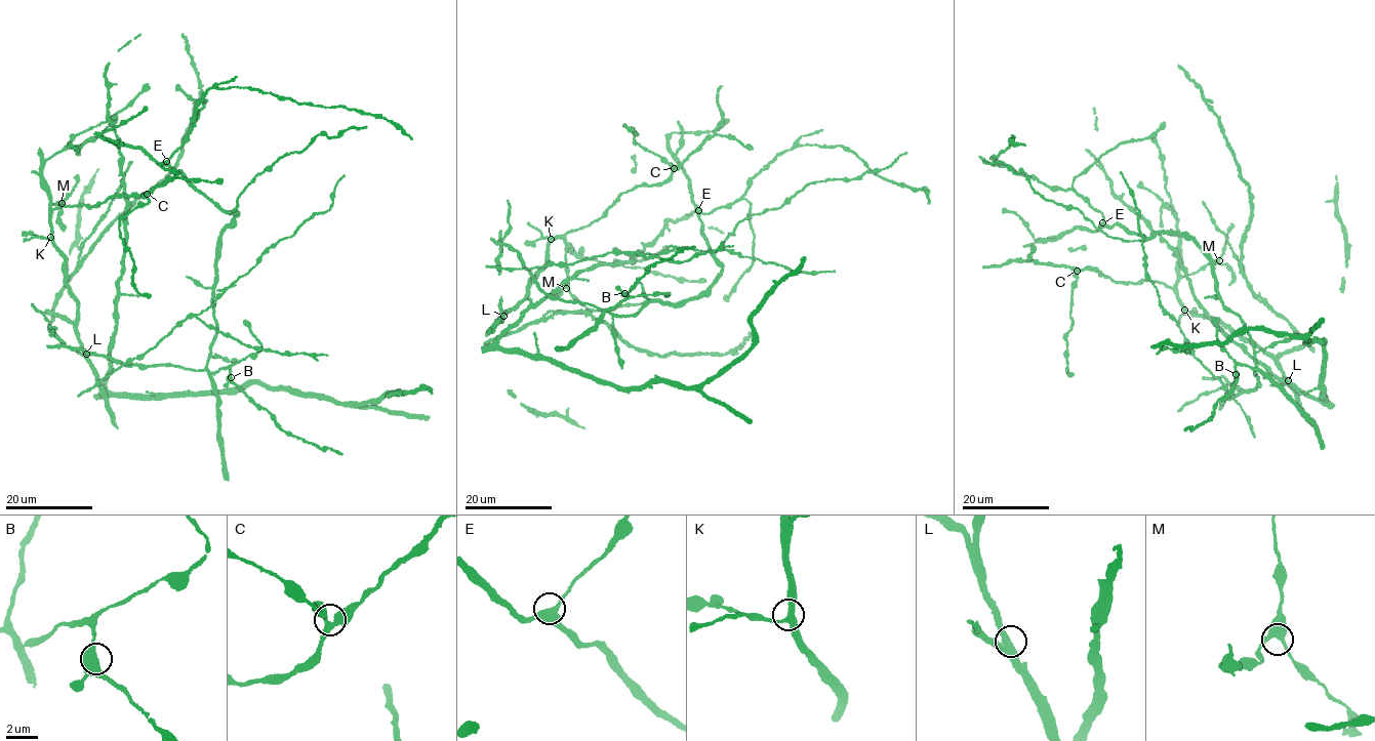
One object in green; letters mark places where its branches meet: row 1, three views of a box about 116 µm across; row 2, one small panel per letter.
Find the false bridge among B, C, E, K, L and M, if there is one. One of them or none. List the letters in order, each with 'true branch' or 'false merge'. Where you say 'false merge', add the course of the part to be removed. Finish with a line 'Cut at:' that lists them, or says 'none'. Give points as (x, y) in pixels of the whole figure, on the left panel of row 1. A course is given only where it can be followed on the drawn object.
B: true branch
C: true branch
E: true branch
K: true branch
L: true branch
M: true branch
Cut at: none

